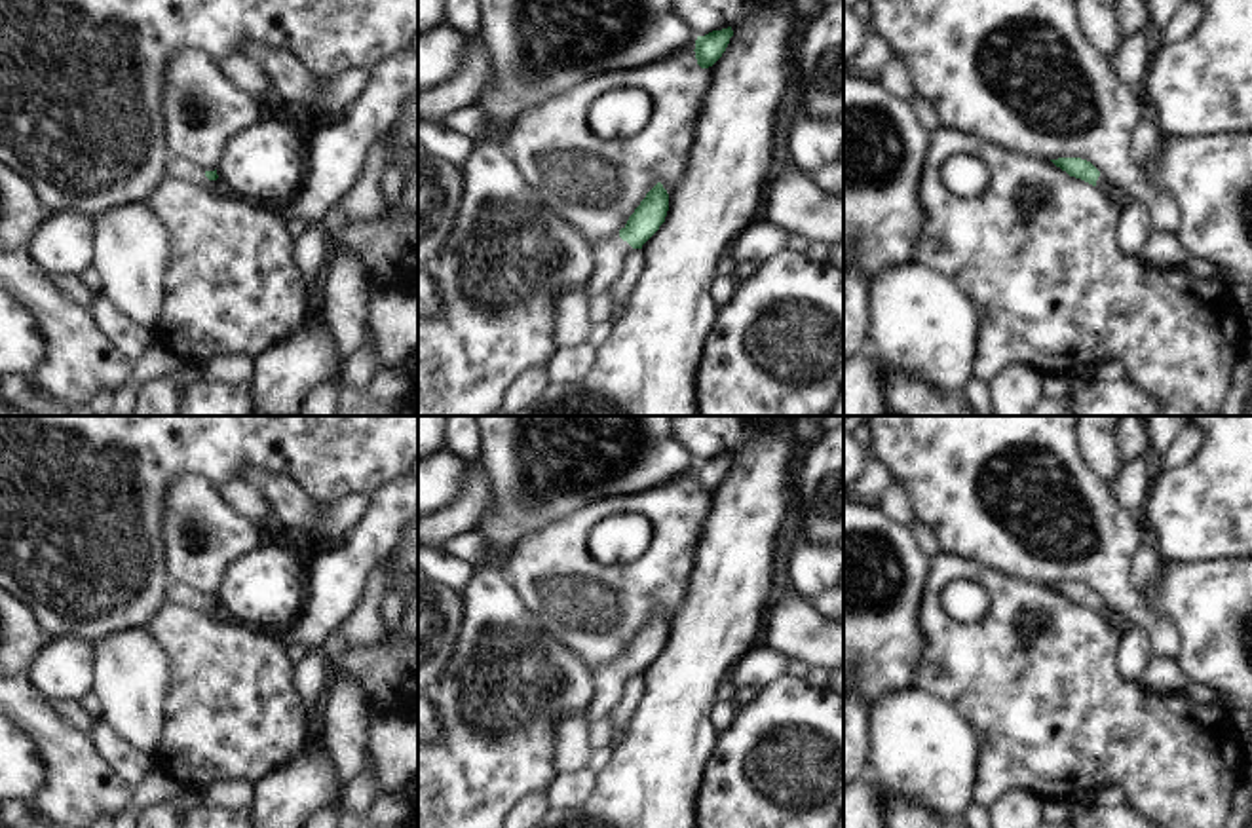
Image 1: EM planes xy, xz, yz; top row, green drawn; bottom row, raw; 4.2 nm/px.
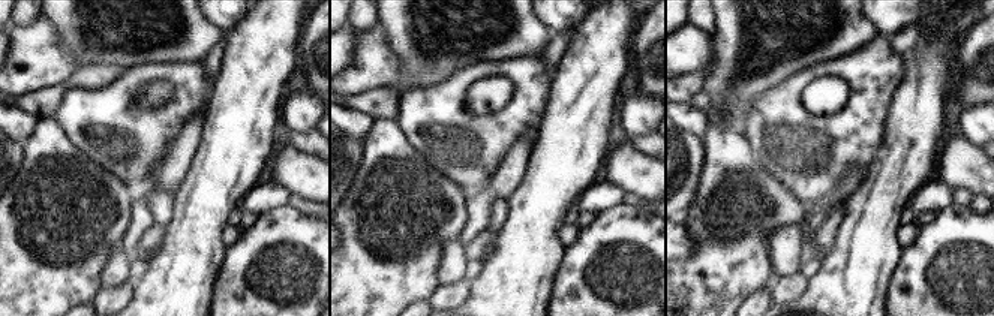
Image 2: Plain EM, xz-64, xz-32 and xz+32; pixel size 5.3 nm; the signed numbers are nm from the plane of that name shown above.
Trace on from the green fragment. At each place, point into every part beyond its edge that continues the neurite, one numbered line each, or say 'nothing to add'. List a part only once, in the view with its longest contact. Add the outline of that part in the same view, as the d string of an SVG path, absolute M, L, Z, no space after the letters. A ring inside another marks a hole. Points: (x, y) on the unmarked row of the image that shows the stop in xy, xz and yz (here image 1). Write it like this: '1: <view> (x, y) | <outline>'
1: xz (608, 680) | M614 659L593 670L593 701L585 706L587 722L598 722L617 706L623 695L623 684L633 672Z

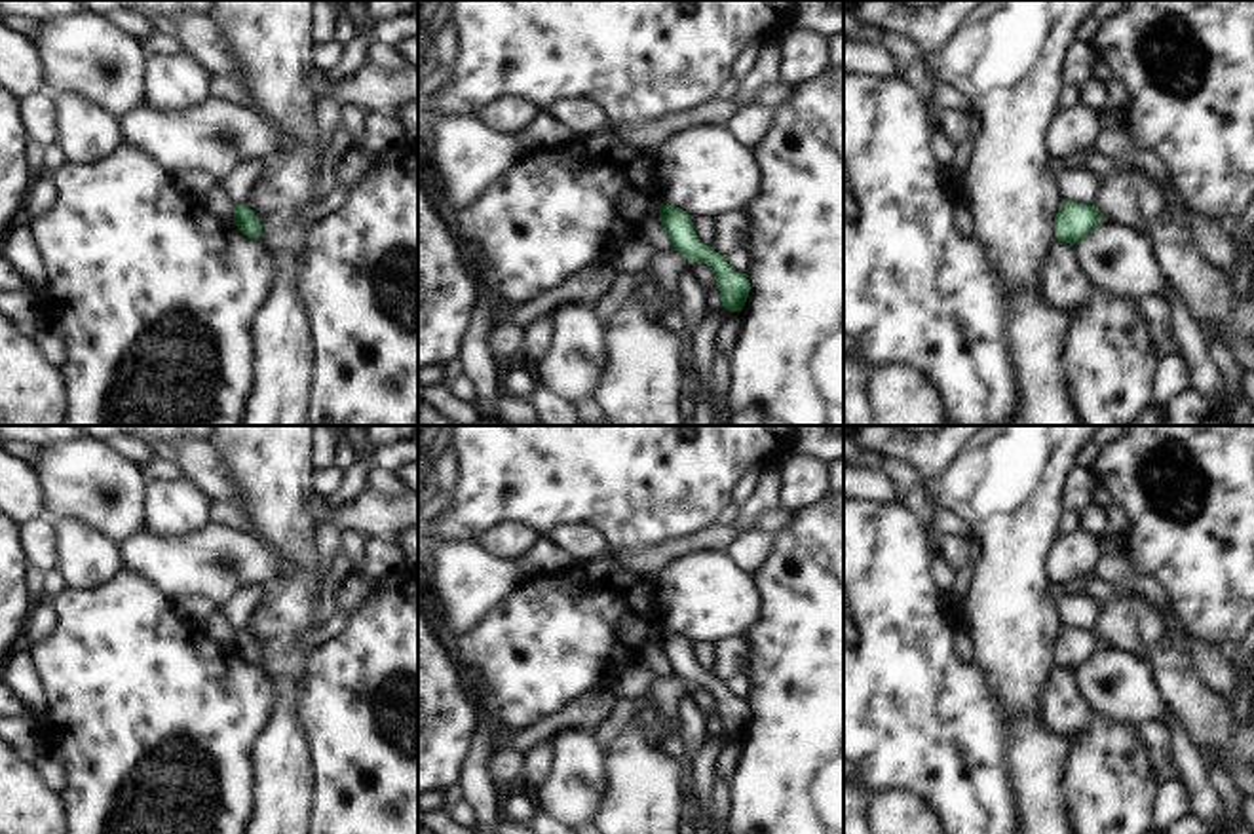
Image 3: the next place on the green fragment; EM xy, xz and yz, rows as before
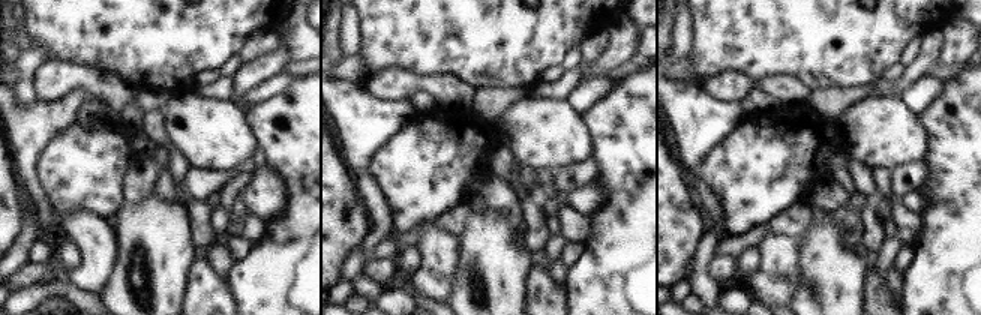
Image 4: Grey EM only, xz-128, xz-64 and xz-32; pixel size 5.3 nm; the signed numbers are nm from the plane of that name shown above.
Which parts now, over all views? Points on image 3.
nothing to add

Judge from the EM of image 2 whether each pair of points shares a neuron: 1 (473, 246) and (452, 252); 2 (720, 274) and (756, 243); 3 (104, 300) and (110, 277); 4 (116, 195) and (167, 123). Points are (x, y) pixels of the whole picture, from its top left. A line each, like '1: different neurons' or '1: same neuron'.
1: different neurons
2: same neuron
3: different neurons
4: different neurons

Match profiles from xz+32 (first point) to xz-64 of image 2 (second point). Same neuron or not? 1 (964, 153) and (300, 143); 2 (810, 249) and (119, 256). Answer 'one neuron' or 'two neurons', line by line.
1: two neurons
2: two neurons

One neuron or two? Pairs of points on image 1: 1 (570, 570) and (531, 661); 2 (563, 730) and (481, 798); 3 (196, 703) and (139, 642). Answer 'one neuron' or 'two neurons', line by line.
1: two neurons
2: two neurons
3: two neurons

